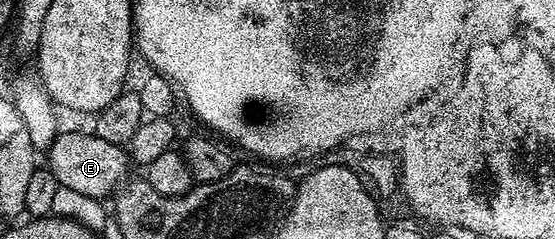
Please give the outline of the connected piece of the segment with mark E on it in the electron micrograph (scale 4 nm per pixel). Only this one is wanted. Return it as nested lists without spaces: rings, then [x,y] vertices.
[[[59,132],[48,150],[50,163],[48,170],[61,188],[76,191],[80,195],[106,199],[127,180],[126,165],[128,153],[116,143],[104,143],[104,139],[95,137],[93,132],[66,133]]]

